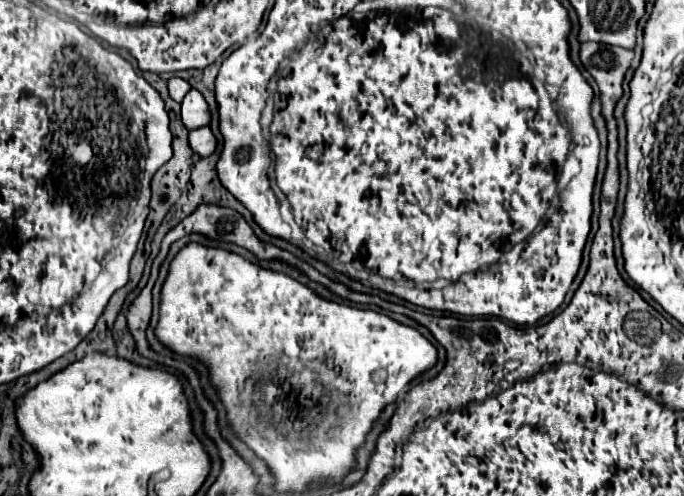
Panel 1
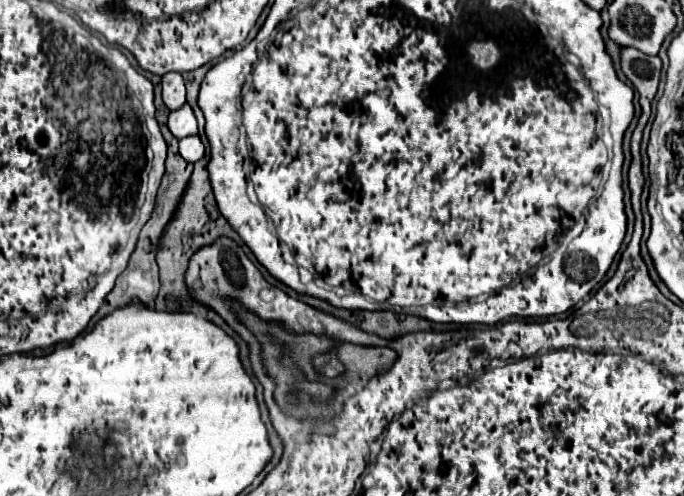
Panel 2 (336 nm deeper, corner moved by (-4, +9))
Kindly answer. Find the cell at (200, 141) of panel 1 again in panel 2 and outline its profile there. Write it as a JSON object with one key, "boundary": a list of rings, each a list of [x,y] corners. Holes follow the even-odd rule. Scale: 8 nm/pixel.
{"boundary":[[[188,136],[180,140],[180,156],[188,162],[198,162],[204,156],[204,144],[198,136]]]}

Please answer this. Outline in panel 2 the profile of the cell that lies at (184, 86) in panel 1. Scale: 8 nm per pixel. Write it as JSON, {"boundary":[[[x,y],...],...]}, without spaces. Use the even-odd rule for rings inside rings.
{"boundary":[[[168,72],[162,76],[162,98],[168,110],[178,110],[186,102],[186,88],[180,74]]]}

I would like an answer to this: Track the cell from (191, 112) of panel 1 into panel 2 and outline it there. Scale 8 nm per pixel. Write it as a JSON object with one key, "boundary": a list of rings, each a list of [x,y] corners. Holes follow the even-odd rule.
{"boundary":[[[184,104],[182,108],[170,112],[168,116],[168,130],[180,140],[180,138],[186,138],[186,136],[194,136],[198,134],[198,124],[196,124],[196,118],[194,118],[194,112],[188,104]]]}

